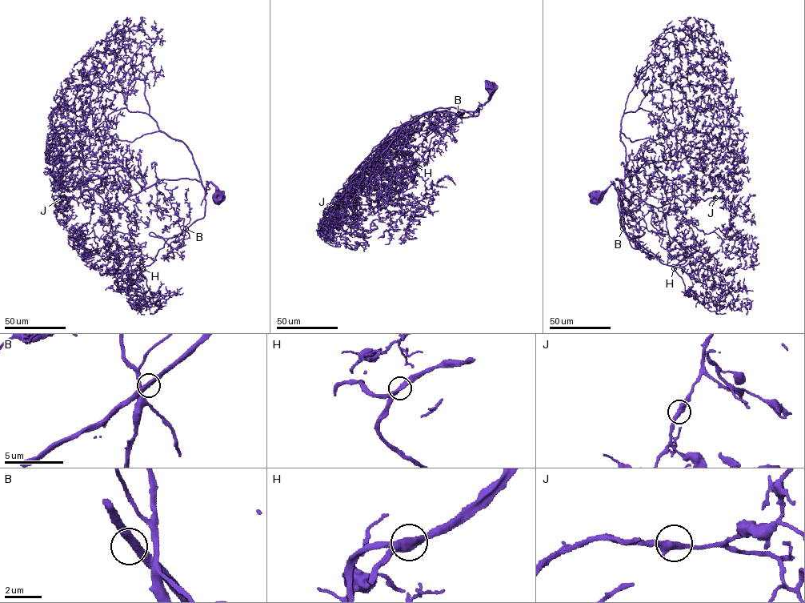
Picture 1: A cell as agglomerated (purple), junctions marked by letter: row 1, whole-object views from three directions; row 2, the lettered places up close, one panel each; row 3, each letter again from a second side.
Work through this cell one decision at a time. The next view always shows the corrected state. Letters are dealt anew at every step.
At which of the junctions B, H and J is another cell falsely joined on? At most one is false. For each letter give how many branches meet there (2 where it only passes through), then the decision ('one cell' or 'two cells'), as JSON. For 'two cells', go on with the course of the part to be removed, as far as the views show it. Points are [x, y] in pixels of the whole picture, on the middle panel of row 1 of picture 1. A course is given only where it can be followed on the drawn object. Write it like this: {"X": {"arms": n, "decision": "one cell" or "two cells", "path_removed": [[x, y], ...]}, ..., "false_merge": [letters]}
{"B": {"arms": 2, "decision": "one cell"}, "H": {"arms": 2, "decision": "one cell"}, "J": {"arms": 2, "decision": "one cell"}, "false_merge": []}

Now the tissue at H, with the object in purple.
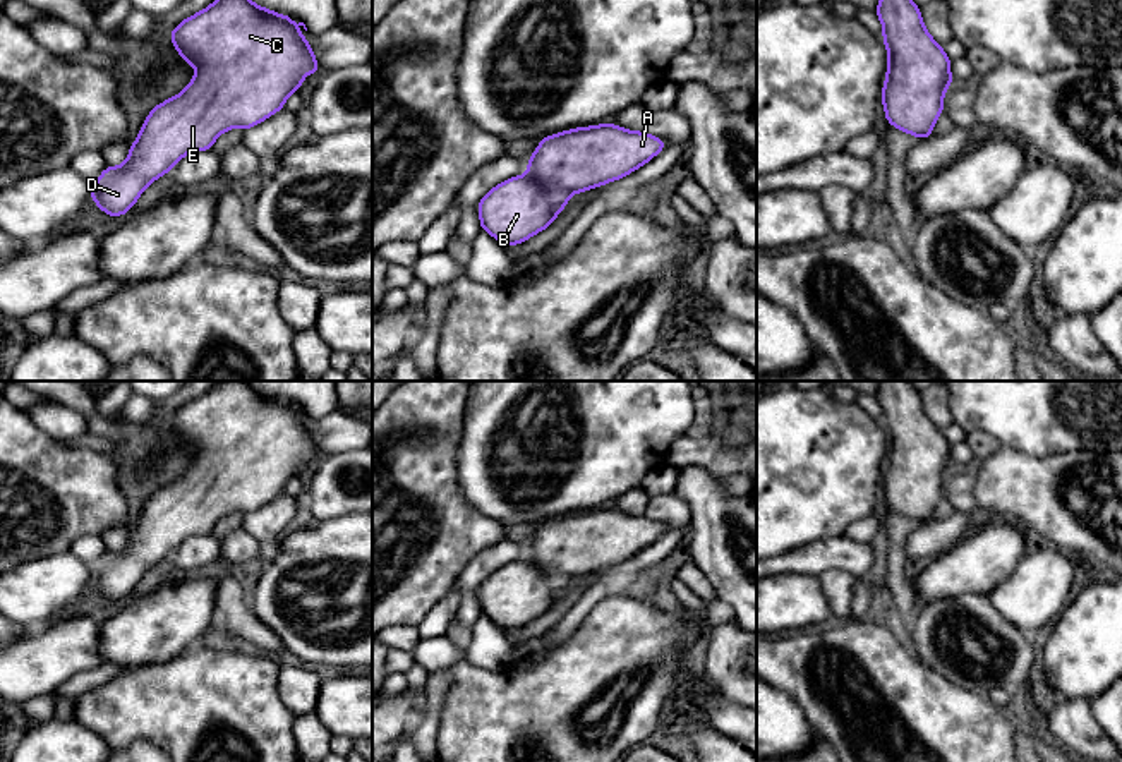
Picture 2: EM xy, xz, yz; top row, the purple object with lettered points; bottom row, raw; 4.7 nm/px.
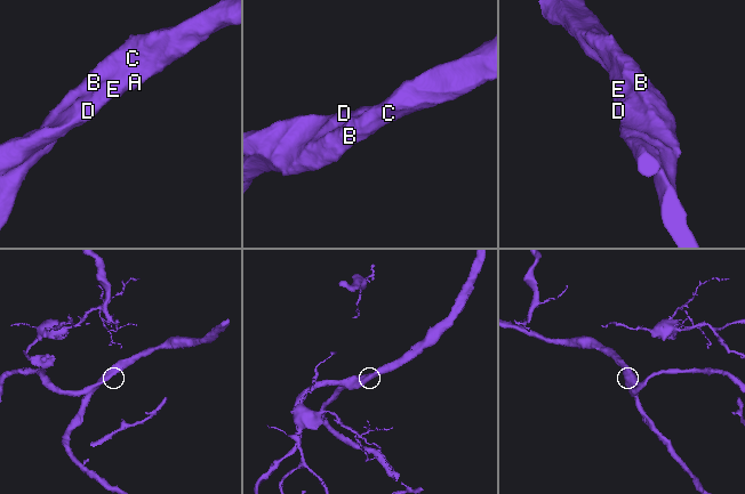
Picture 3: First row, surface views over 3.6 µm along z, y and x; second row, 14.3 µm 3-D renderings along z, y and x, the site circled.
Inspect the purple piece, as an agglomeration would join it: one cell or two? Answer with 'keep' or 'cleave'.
keep

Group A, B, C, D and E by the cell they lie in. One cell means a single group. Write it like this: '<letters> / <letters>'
A B C D E

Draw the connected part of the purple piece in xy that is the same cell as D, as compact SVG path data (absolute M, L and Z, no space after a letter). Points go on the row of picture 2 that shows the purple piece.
M214 0L204 10L182 21L168 38L184 62L196 67L196 77L180 94L156 105L149 112L137 139L129 149L125 163L120 166L106 165L100 178L93 182L89 199L113 218L125 215L142 190L158 177L168 173L187 153L208 151L213 148L216 137L228 129L250 129L283 110L287 98L302 88L304 77L309 72L321 72L316 55L307 45L311 39L299 33L299 26L307 31L304 22L295 24L290 15L276 14L250 0Z

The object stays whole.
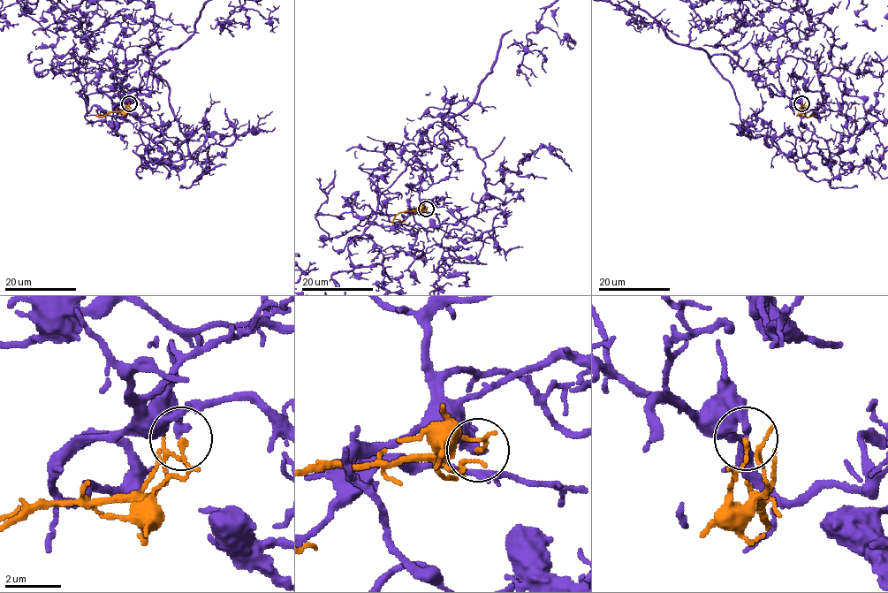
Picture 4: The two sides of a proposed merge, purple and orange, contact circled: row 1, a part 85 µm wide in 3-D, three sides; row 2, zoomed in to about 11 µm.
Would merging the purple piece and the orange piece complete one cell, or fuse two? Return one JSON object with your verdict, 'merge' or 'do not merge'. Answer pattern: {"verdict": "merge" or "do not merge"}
{"verdict": "do not merge"}

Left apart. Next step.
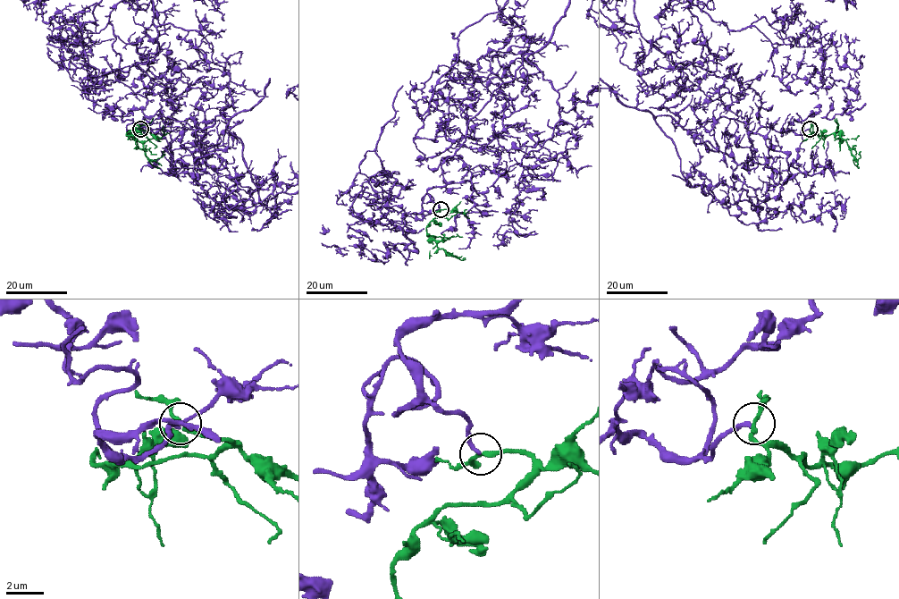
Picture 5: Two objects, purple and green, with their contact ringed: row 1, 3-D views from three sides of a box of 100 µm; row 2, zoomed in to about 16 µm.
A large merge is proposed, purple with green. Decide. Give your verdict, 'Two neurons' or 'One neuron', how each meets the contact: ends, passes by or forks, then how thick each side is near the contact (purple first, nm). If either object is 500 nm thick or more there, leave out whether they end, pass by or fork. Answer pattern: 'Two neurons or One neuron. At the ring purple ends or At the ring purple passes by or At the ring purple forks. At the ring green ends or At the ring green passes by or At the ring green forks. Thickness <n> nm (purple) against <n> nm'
One neuron. At the ring purple ends. At the ring green passes by. Thickness 200 nm (purple) against 200 nm

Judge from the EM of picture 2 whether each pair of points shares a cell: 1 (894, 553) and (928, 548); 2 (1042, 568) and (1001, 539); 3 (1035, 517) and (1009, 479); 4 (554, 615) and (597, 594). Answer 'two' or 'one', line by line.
1: two
2: two
3: one
4: two

